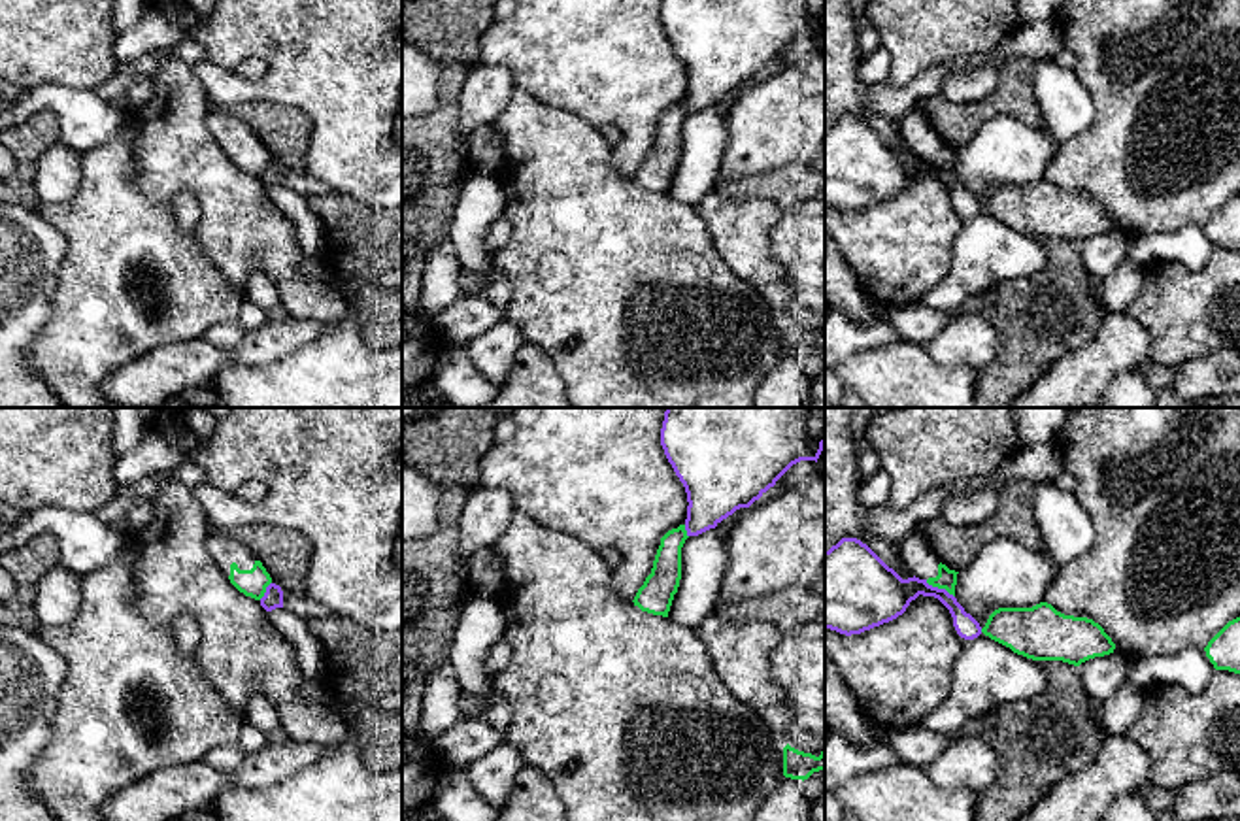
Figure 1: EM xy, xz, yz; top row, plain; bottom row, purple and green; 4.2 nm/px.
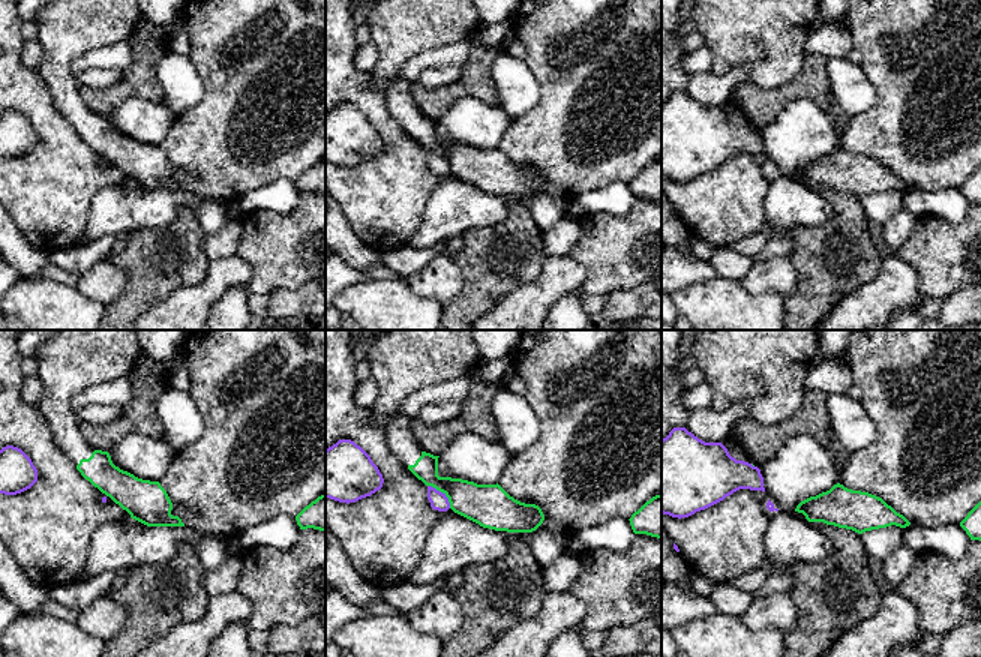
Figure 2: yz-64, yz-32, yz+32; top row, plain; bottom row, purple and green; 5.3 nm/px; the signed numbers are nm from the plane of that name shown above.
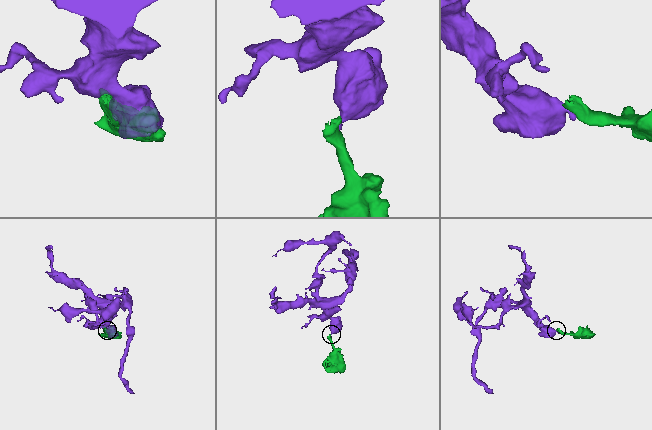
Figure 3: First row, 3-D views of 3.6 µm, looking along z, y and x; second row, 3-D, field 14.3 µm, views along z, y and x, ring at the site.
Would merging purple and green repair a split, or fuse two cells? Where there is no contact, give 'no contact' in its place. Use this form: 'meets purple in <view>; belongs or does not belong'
meets purple in yz; does not belong

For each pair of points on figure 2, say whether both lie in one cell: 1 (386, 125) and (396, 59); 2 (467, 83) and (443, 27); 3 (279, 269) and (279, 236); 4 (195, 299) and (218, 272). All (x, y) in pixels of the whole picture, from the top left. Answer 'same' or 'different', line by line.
1: different
2: different
3: same
4: same

